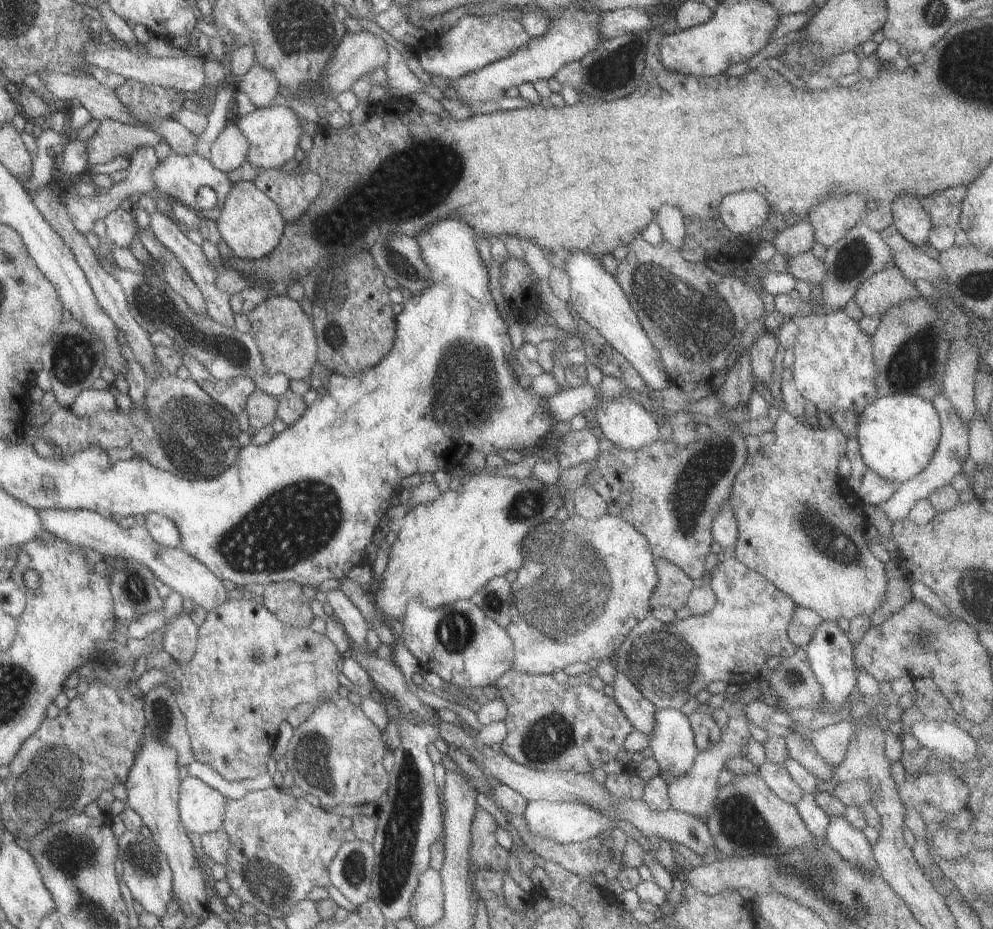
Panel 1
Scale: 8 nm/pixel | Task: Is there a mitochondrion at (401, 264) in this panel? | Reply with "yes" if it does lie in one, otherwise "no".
yes

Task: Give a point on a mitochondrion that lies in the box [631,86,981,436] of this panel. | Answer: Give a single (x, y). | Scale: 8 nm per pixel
(911, 365)

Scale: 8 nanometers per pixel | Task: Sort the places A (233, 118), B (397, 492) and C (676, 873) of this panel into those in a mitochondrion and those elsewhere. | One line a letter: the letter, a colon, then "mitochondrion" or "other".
A: other
B: other
C: other

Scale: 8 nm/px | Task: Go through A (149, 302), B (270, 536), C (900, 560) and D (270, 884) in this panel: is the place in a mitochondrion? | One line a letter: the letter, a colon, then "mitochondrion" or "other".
A: mitochondrion
B: mitochondrion
C: other
D: mitochondrion

